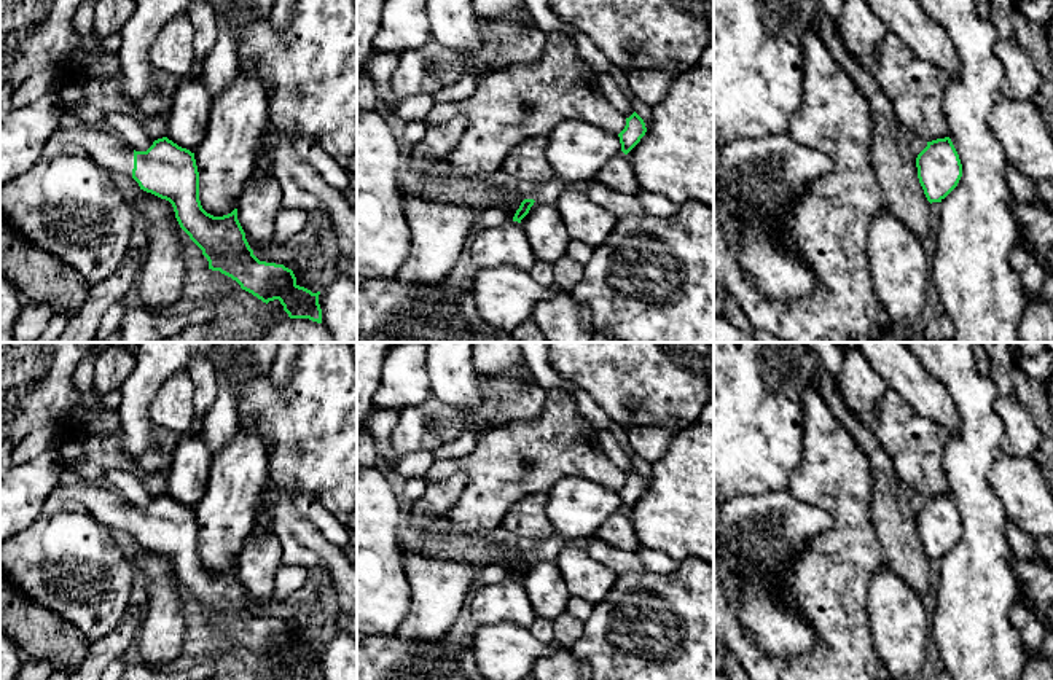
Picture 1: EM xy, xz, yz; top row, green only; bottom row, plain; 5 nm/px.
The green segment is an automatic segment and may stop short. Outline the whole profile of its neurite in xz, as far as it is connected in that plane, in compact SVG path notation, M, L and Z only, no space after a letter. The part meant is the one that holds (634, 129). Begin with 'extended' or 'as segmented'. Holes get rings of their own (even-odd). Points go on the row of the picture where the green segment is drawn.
as segmented | M634 111L629 118L626 118L624 129L618 134L621 151L628 154L645 135L647 127L644 119Z

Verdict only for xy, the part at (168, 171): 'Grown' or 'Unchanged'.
Grown

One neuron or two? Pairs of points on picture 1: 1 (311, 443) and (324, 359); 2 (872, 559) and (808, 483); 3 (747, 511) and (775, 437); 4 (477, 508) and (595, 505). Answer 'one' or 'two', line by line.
1: one
2: one
3: two
4: two

